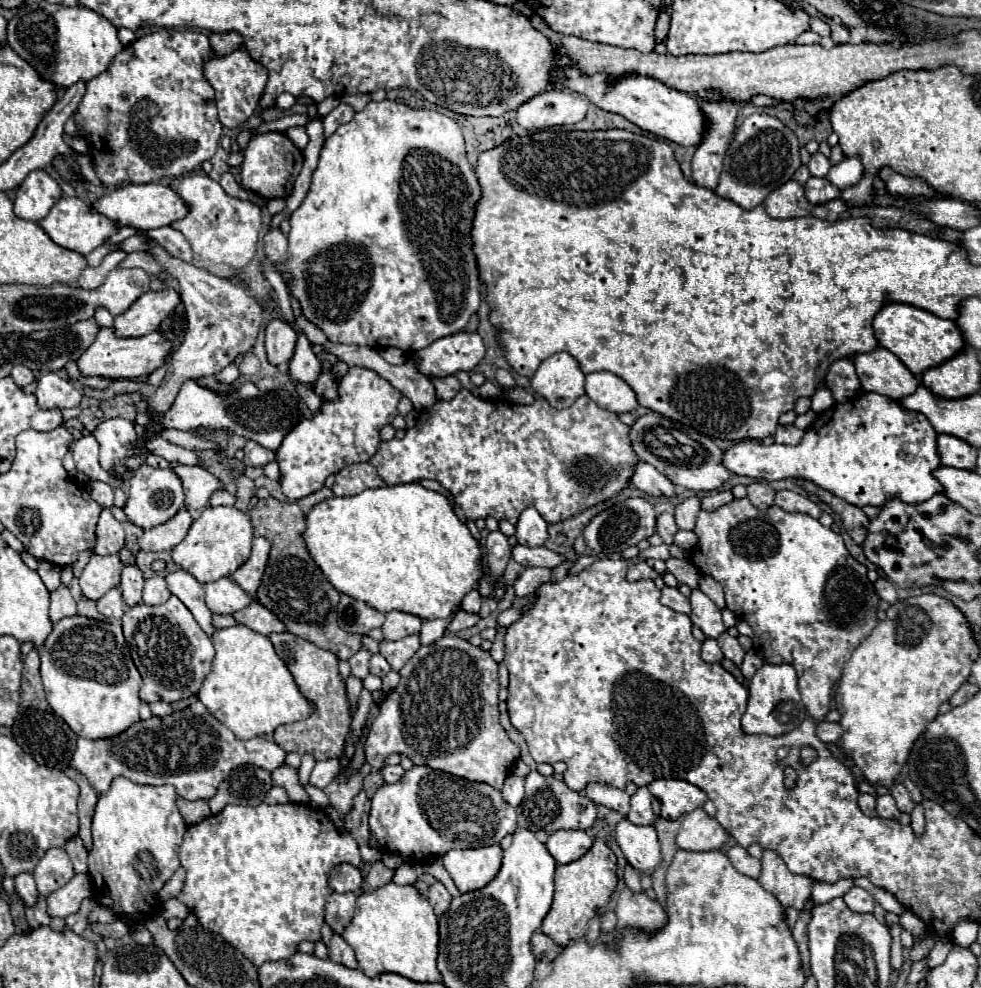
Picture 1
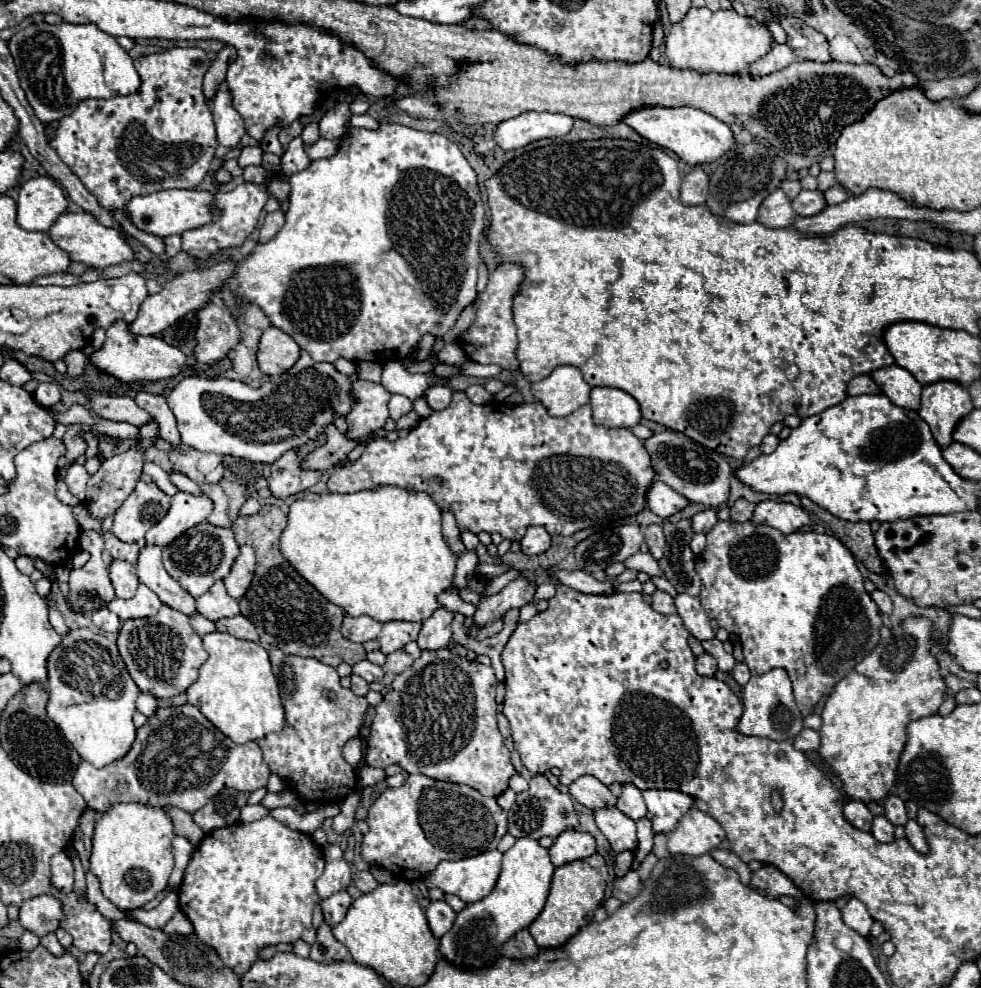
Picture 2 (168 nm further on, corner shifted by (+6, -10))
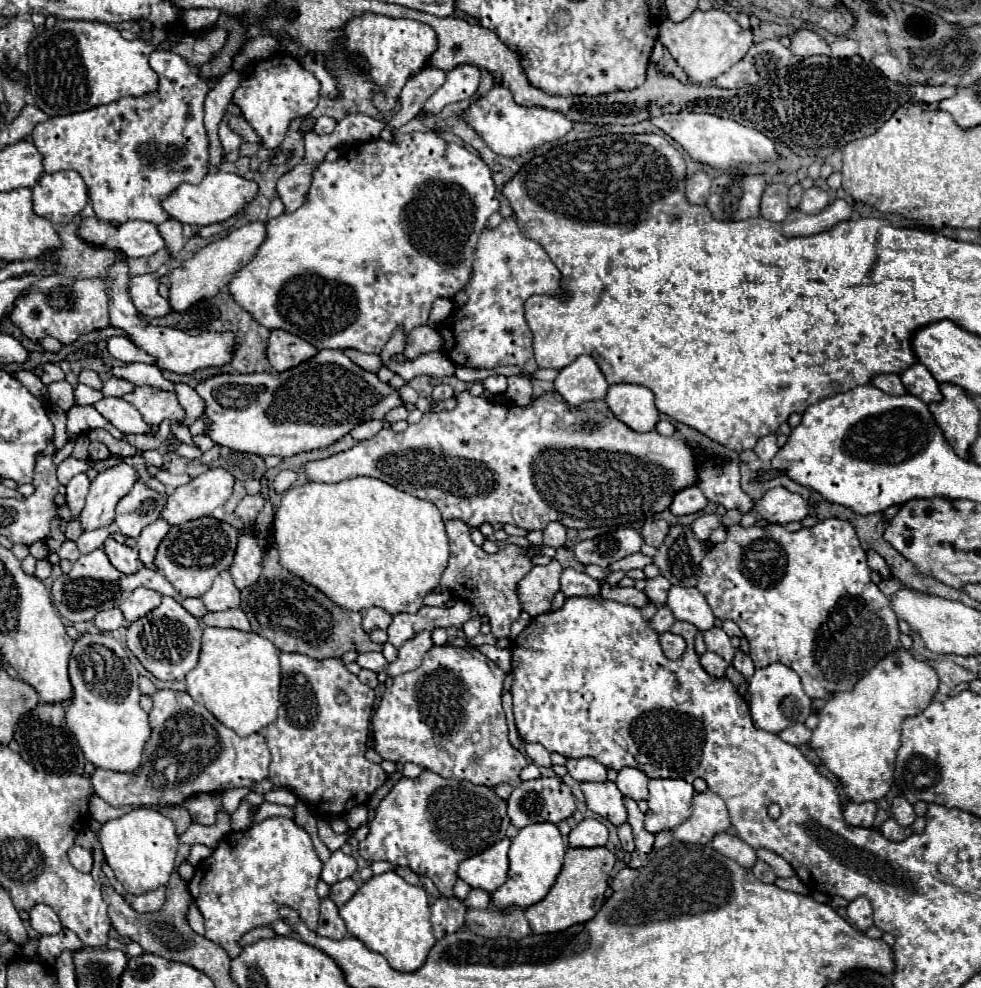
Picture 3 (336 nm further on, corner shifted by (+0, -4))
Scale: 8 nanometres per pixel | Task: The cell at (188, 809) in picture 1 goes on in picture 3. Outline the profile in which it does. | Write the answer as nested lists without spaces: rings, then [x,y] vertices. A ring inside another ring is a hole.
[[[161,808],[161,812],[173,820],[177,834],[183,834],[191,824],[191,816],[185,808]]]

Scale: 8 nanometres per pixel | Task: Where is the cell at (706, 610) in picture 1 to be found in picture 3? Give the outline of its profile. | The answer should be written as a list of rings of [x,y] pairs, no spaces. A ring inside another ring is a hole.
[[[671,586],[667,594],[665,606],[673,612],[677,620],[691,622],[701,632],[713,628],[715,616],[707,604],[707,600],[701,596],[697,588],[685,588],[685,586]]]

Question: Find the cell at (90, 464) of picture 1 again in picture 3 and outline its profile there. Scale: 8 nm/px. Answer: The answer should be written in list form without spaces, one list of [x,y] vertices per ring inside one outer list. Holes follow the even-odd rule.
[[[77,474],[73,476],[73,480],[67,484],[67,492],[65,492],[65,504],[69,506],[73,516],[79,516],[79,512],[83,510],[85,498],[89,492],[89,478],[87,474]]]

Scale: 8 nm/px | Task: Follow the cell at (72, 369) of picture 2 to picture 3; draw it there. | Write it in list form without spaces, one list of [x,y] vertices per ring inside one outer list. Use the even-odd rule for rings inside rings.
[[[83,370],[81,376],[79,376],[79,382],[87,384],[87,386],[91,386],[91,388],[95,388],[95,390],[101,390],[101,388],[103,388],[101,376],[99,376],[97,372],[93,372],[93,370]]]

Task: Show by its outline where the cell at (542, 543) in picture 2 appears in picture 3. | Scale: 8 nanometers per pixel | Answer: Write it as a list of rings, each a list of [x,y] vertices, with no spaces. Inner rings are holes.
[[[551,522],[545,530],[543,530],[543,544],[545,546],[553,546],[553,548],[561,548],[565,546],[567,540],[567,530],[561,522]]]

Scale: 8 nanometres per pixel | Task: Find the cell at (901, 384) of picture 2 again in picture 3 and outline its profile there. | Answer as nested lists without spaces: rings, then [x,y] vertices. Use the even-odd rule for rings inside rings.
[[[913,364],[909,366],[903,374],[901,374],[903,386],[907,388],[909,394],[921,398],[925,404],[931,402],[941,402],[941,390],[939,390],[939,382],[933,378],[933,374],[923,366],[923,364]]]

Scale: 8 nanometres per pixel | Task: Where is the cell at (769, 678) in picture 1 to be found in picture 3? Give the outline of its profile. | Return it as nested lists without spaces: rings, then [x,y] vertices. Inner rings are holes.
[[[771,664],[767,668],[757,668],[749,680],[749,710],[753,724],[767,732],[781,732],[797,722],[805,722],[811,714],[811,698],[805,694],[797,672],[785,664]]]

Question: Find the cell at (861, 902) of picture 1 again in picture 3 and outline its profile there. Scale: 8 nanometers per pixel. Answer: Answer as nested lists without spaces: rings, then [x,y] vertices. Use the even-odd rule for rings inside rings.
[[[855,898],[849,902],[847,906],[847,916],[849,920],[859,928],[859,930],[867,930],[873,926],[873,910],[871,910],[871,904],[867,898]]]

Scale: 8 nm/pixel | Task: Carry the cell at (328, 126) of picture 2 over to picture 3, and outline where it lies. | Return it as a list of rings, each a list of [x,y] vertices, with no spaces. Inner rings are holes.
[[[321,116],[321,118],[315,122],[315,128],[313,128],[313,132],[317,132],[317,134],[329,134],[329,132],[333,132],[335,124],[337,124],[337,122],[335,122],[333,118]]]

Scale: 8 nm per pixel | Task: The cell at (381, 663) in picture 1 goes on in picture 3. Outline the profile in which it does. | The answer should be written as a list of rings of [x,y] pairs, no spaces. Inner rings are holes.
[[[363,652],[359,658],[357,658],[357,664],[361,668],[367,668],[367,670],[373,670],[373,672],[381,672],[381,670],[387,670],[389,662],[385,660],[385,656],[381,652]]]

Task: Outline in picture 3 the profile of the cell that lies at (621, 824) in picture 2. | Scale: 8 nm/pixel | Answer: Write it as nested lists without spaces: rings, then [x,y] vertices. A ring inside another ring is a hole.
[[[579,782],[581,790],[585,794],[585,802],[589,810],[599,814],[601,818],[607,818],[615,826],[621,826],[627,822],[627,810],[623,806],[623,794],[615,786],[615,782]]]

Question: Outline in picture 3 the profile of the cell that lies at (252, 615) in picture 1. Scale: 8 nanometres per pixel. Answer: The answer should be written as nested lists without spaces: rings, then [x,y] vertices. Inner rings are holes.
[[[231,608],[231,610],[223,610],[223,612],[207,612],[201,622],[205,626],[219,626],[219,628],[237,628],[243,632],[249,632],[249,620],[245,616],[245,612],[241,608]]]

